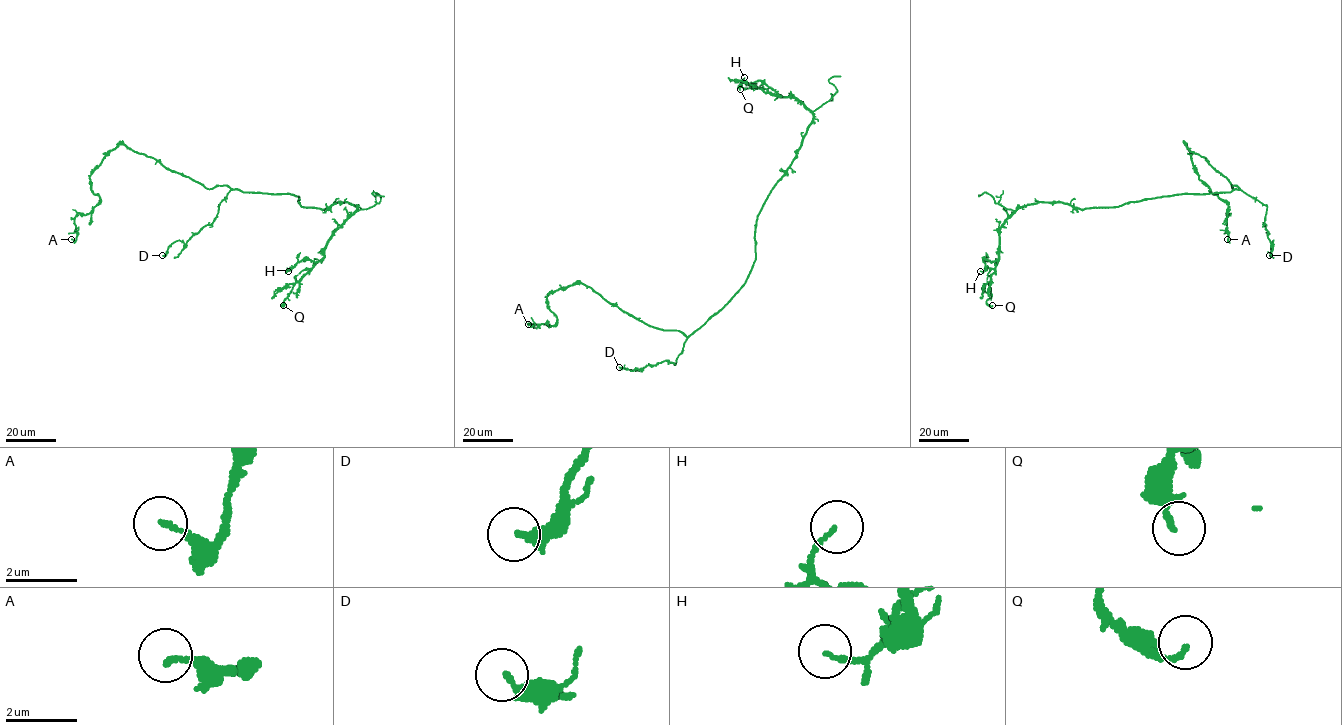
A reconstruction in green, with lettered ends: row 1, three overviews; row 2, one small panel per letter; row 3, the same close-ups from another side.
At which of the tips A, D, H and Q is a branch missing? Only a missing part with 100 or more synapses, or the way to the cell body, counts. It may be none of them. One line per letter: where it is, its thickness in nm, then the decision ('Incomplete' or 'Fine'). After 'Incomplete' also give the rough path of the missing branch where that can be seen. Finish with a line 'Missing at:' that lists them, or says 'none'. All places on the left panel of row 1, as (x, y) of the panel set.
A: Place: (71, 239). Thickness 170 nm. Fine
D: Place: (162, 255). Thickness 340 nm. Fine
H: Place: (288, 271). Thickness 130 nm. Fine
Q: Place: (283, 305). Thickness 160 nm. Fine
Missing at: none

